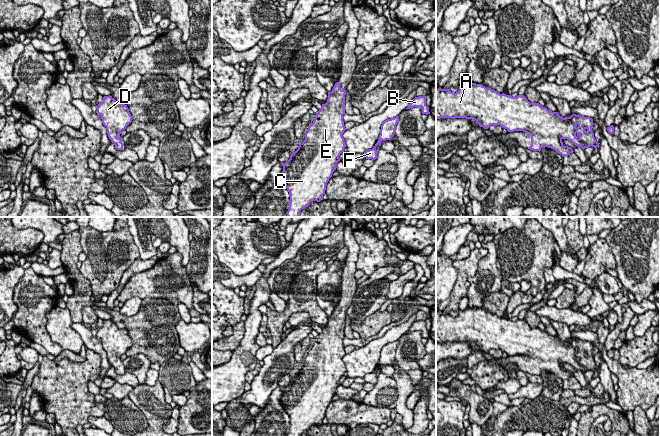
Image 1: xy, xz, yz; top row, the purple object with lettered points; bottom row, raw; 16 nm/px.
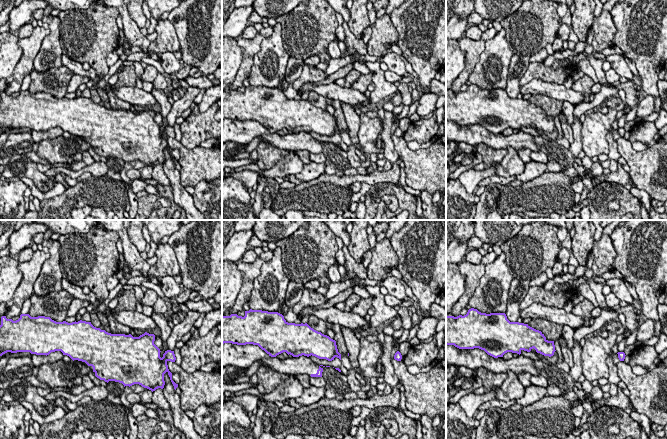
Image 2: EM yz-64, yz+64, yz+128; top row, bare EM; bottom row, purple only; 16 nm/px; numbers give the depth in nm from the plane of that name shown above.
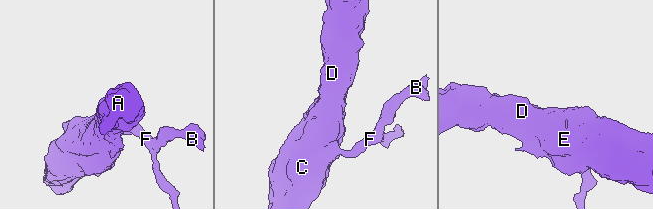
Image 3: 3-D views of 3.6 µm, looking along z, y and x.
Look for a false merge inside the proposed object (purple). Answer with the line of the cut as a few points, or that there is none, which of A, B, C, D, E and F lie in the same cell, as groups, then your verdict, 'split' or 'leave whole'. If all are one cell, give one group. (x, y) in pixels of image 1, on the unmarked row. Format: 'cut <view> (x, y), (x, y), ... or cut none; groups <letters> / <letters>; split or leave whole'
cut none; groups A B C D E F; leave whole

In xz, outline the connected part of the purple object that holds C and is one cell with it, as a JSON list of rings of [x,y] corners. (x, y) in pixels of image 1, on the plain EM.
[[[336,306],[332,315],[328,316],[328,323],[319,333],[313,347],[305,357],[305,364],[299,368],[298,373],[292,376],[290,383],[282,387],[281,403],[290,418],[289,433],[287,436],[301,436],[311,426],[323,424],[326,409],[336,394],[340,385],[340,378],[344,376],[345,364],[343,357],[346,354],[343,345],[345,338],[346,314],[340,312]]]

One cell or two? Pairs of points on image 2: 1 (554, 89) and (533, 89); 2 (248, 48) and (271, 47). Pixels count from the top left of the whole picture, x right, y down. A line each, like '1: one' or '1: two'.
1: one
2: two

